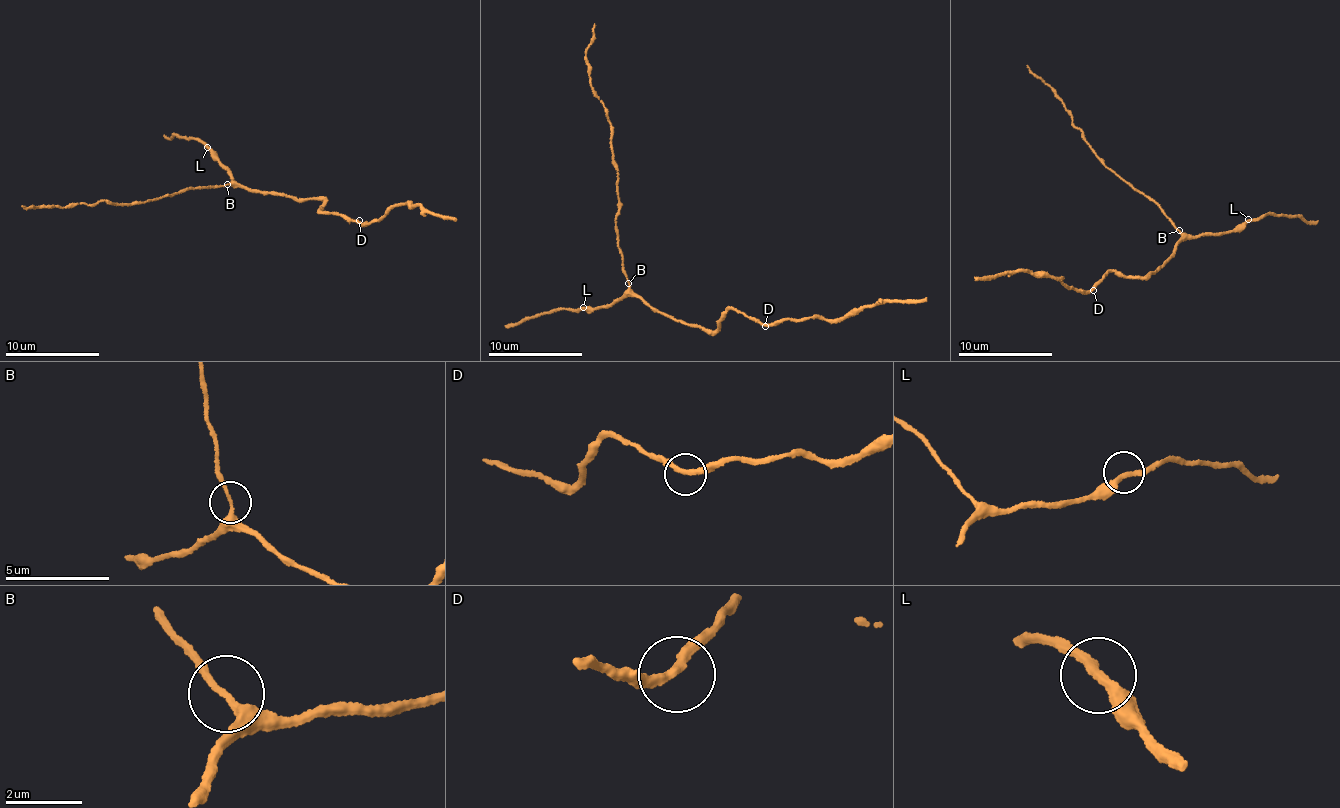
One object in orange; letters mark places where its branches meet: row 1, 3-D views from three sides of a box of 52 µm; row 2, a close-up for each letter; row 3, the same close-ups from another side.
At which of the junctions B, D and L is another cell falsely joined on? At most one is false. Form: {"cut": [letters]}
{"cut": []}

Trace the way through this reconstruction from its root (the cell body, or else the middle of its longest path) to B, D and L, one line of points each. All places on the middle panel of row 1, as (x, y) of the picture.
B: (656, 308), (644, 304), (633, 295), (628, 282)
D: (656, 308), (675, 319), (707, 330), (718, 328), (720, 317), (731, 308), (759, 320), (765, 326)
L: (656, 308), (626, 292), (608, 304), (593, 308), (583, 307)

